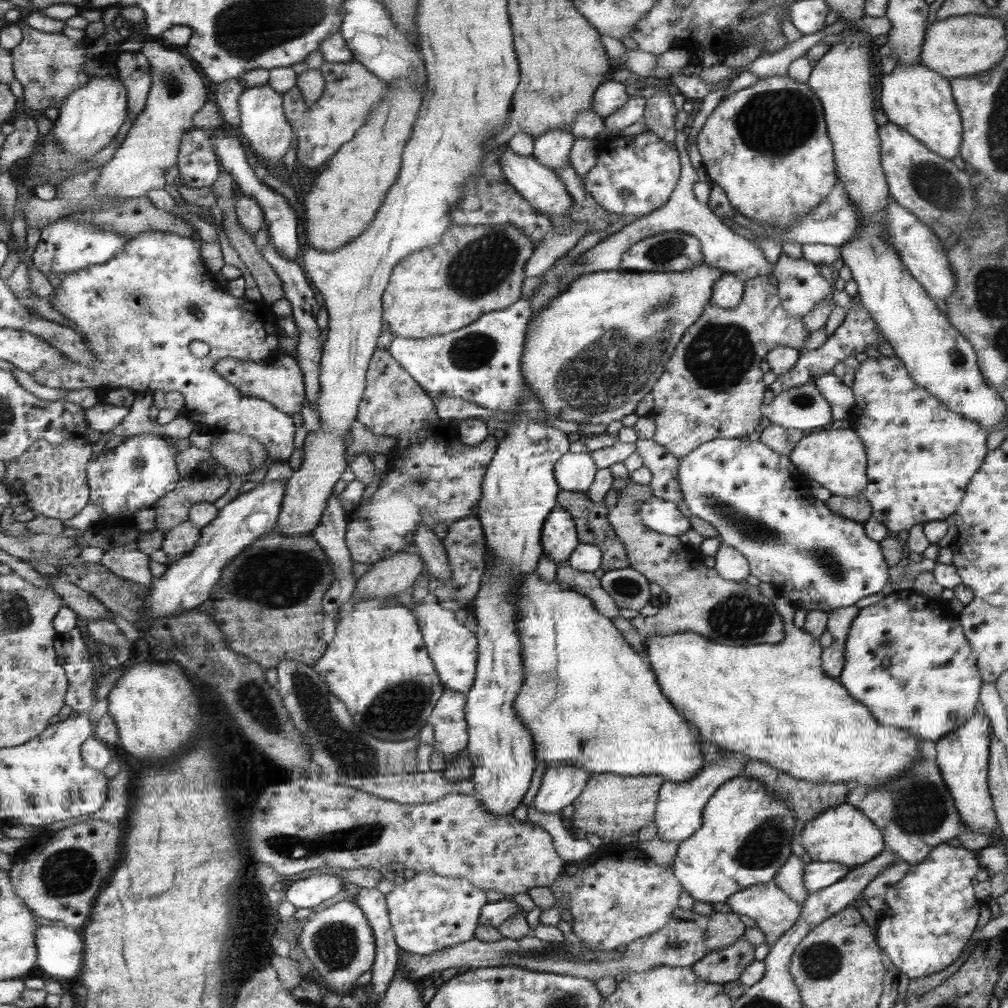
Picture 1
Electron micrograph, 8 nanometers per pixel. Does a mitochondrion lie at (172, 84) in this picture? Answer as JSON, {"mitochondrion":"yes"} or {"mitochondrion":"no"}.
{"mitochondrion":"yes"}

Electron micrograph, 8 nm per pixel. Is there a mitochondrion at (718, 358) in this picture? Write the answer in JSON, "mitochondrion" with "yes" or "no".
{"mitochondrion":"yes"}

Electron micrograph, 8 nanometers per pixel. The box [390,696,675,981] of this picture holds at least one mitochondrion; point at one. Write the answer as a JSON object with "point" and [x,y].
{"point":[565,955]}

